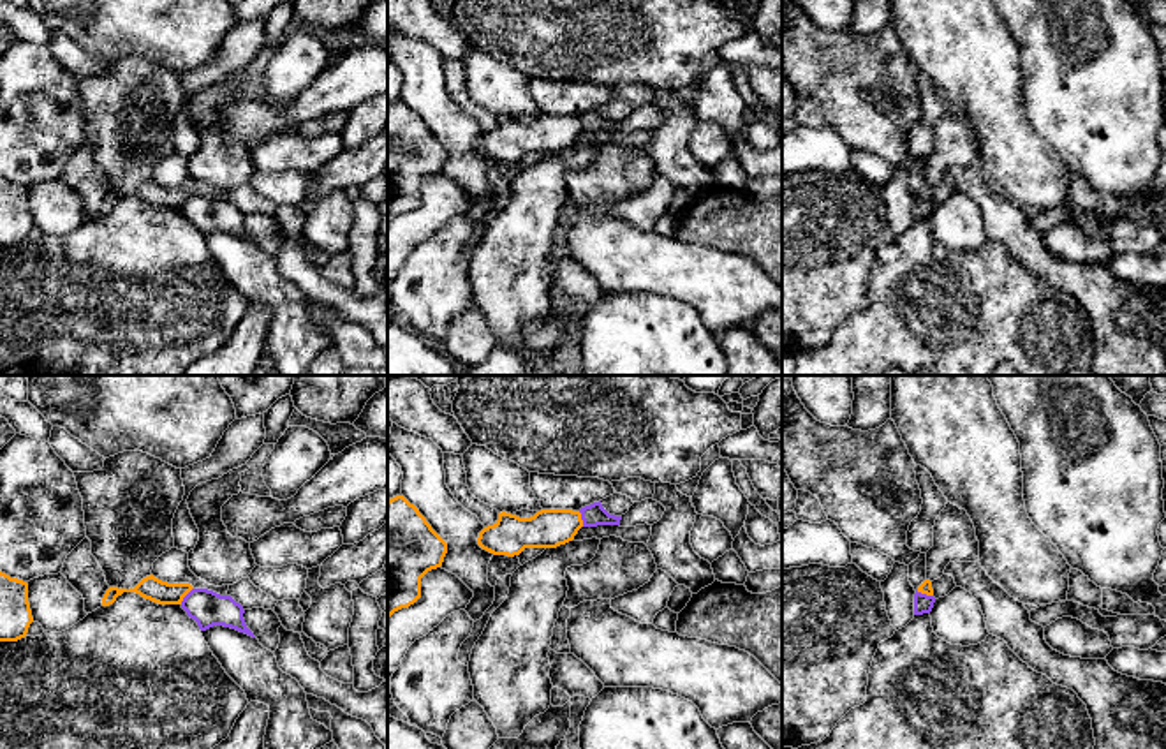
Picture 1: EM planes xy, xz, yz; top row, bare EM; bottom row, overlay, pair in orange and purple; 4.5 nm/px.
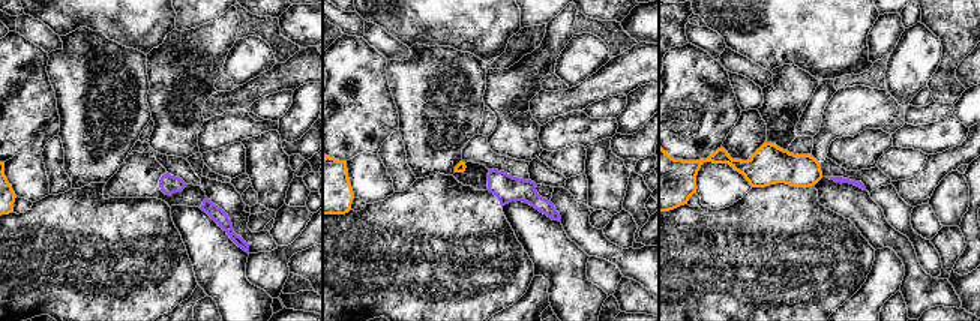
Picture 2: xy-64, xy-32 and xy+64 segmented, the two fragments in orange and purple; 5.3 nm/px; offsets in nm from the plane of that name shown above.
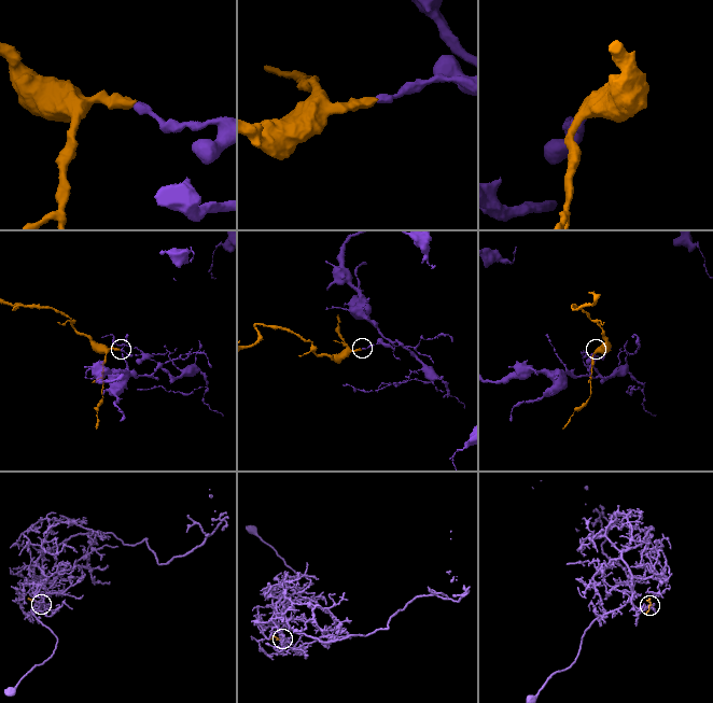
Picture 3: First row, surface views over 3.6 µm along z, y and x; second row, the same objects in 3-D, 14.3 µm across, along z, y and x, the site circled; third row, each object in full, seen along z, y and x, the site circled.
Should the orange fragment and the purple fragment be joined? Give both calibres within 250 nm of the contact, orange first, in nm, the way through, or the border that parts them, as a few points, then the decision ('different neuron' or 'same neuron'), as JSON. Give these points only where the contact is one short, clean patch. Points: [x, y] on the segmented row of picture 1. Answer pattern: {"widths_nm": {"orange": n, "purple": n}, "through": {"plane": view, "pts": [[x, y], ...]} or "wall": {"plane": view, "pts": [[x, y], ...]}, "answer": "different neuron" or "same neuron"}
{"widths_nm": {"orange": 110, "purple": 160}, "wall": {"plane": "xy", "pts": [[192, 587], [180, 603]]}, "answer": "different neuron"}

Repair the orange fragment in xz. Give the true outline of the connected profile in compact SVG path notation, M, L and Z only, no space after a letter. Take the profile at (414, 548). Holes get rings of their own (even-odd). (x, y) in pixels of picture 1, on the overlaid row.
M403 495L387 501L387 619L421 597L421 578L442 566L447 543Z

